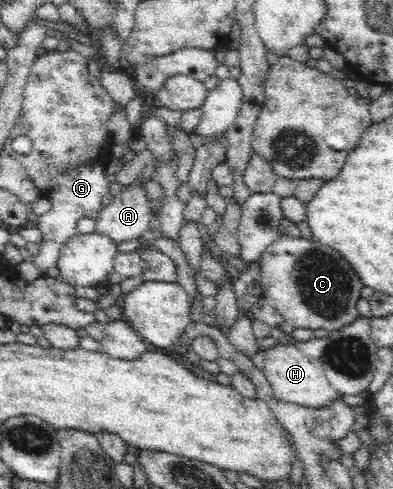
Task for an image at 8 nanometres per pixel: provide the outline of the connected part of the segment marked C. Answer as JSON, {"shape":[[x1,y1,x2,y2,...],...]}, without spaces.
{"shape":[[279,237,260,257,262,296,293,329,346,330,358,318,355,304,363,284,351,266,329,246,306,238]]}

